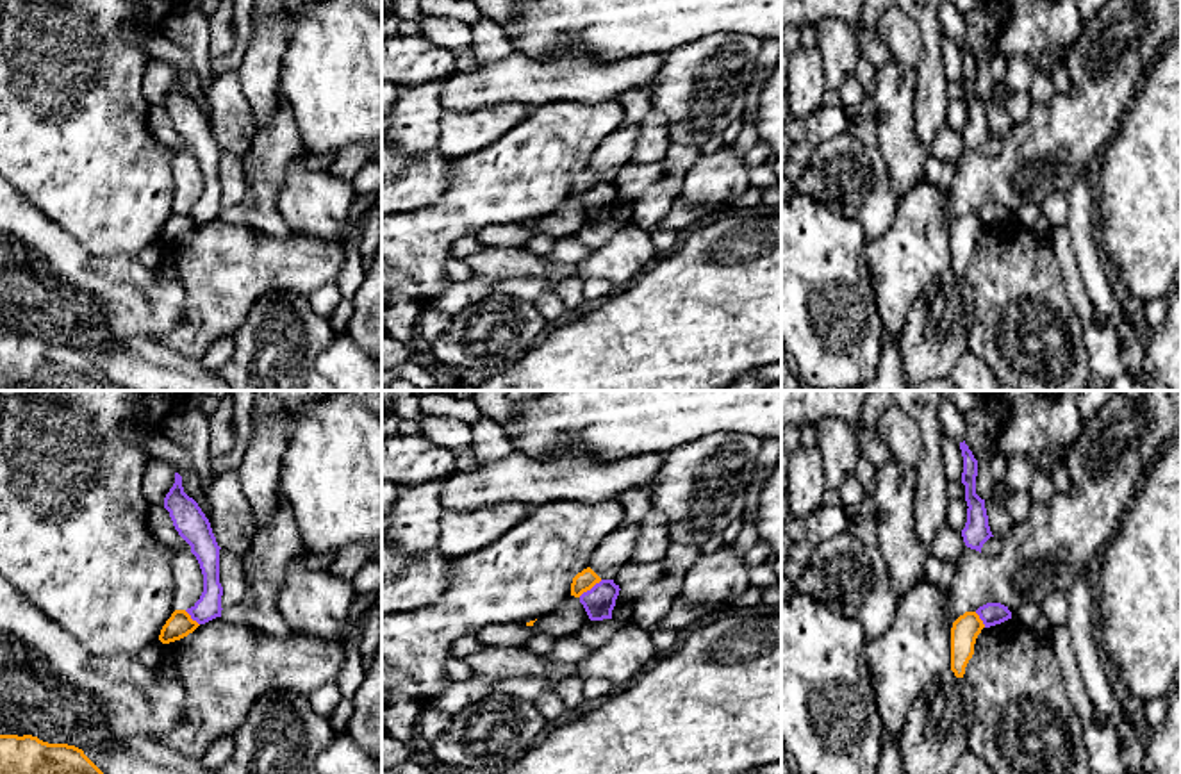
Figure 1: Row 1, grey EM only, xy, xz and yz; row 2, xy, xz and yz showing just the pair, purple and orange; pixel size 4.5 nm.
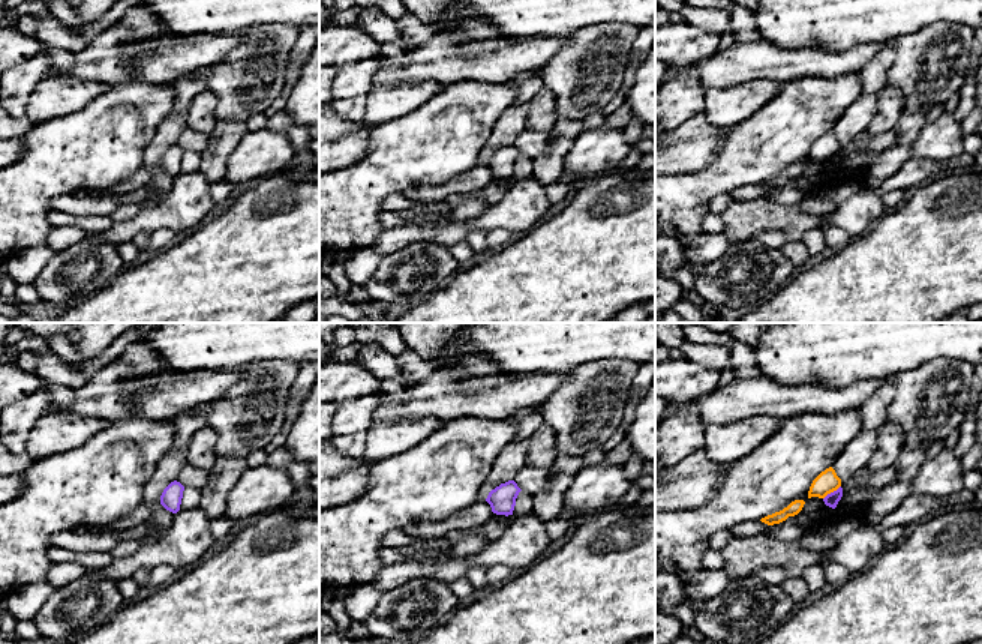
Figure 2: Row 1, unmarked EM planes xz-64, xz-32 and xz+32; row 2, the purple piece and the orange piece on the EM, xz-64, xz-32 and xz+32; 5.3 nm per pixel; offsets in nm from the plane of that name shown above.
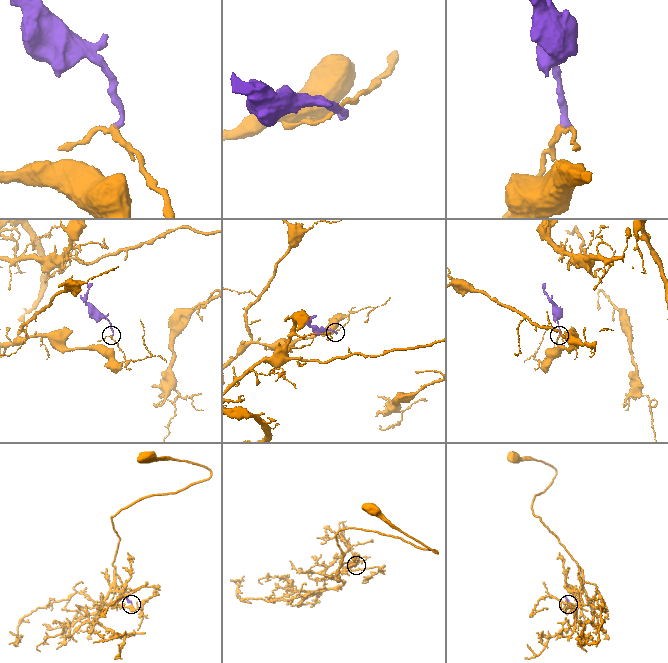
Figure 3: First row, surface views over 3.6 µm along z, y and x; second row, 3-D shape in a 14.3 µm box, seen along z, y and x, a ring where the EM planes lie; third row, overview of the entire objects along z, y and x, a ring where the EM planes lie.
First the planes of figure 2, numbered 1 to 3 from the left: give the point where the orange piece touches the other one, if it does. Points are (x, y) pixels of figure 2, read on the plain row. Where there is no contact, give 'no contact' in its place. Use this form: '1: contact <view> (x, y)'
1: no contact
2: no contact
3: contact xz+32 (831, 156)

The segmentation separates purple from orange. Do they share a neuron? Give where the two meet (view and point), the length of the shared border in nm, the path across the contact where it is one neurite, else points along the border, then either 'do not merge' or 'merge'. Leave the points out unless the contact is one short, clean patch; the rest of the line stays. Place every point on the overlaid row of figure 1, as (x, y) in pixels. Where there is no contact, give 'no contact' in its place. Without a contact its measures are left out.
contact xz (591, 589); length 130 nm; border xz (602, 580), (578, 596); do not merge

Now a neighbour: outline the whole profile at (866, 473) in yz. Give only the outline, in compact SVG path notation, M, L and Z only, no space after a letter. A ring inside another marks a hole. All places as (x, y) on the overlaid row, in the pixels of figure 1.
M858 453L855 474L865 496L871 496L876 490L876 467L862 453Z

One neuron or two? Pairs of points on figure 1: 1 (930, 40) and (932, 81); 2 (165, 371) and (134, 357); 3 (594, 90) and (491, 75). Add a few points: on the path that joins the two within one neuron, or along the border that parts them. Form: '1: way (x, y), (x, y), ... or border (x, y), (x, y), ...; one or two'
1: way (930, 50), (930, 70); one
2: way (157, 371), (150, 371), (141, 364); one
3: way (569, 77), (516, 77); one

